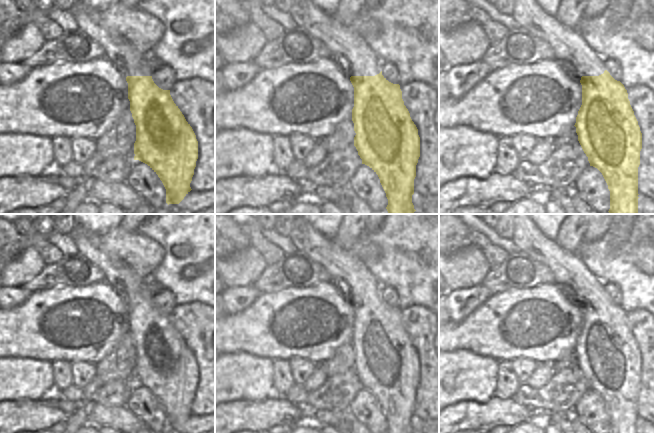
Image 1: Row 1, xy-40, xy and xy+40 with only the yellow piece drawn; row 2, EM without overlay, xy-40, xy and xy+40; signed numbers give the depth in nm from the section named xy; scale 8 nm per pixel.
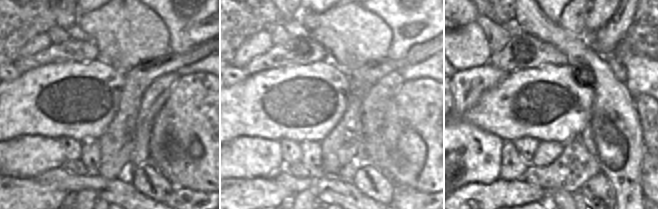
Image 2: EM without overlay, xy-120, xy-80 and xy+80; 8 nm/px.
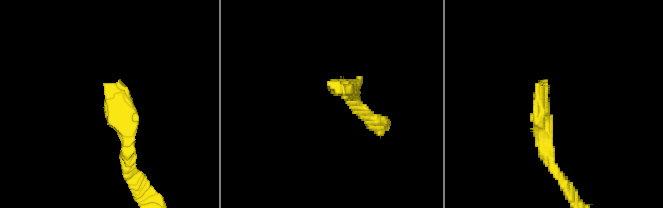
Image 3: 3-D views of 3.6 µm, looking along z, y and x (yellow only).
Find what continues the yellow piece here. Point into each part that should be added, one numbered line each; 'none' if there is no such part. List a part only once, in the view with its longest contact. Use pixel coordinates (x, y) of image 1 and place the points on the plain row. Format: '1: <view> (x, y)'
1: xy (349, 274).

